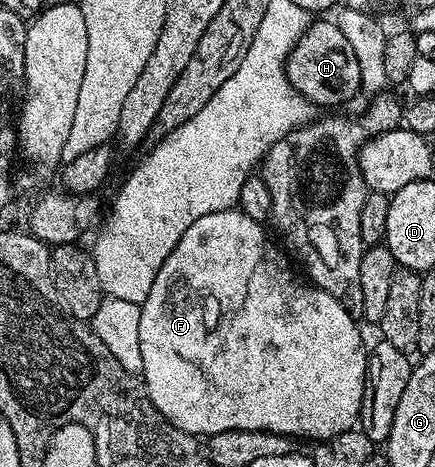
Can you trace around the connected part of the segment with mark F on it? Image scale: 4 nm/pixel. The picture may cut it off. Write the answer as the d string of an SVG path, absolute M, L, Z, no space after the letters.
M238 209L205 213L205 217L197 217L185 233L181 233L181 241L165 257L165 265L157 273L153 281L153 289L149 289L149 297L140 306L140 353L143 369L141 378L147 387L147 395L153 405L177 429L188 431L196 437L210 437L217 433L225 433L229 429L245 429L246 431L268 431L278 435L298 437L300 440L322 441L329 437L337 437L337 433L352 430L358 424L359 410L363 400L363 386L367 376L368 348L363 348L363 335L359 332L356 316L346 311L329 293L301 280L295 276L291 268L292 260L282 250L275 248L276 240L269 234L264 224L253 221L253 217L245 217Z

